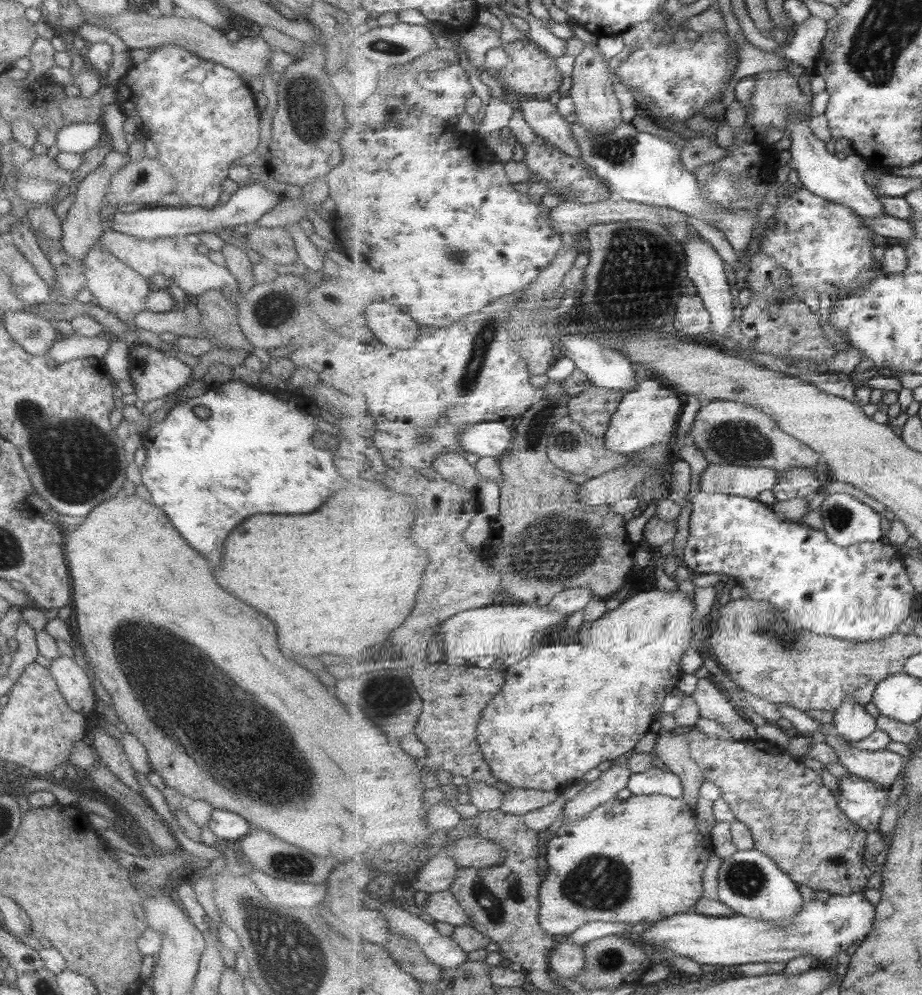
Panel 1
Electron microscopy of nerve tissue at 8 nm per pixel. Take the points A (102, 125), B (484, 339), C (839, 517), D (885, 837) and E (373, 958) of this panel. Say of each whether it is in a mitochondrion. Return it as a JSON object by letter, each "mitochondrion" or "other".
{"A":"other","B":"mitochondrion","C":"mitochondrion","D":"other","E":"other"}

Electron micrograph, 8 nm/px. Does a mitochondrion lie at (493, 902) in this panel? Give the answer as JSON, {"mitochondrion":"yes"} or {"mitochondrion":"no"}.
{"mitochondrion":"yes"}

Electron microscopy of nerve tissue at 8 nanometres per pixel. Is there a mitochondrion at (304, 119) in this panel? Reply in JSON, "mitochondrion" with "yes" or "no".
{"mitochondrion":"yes"}

